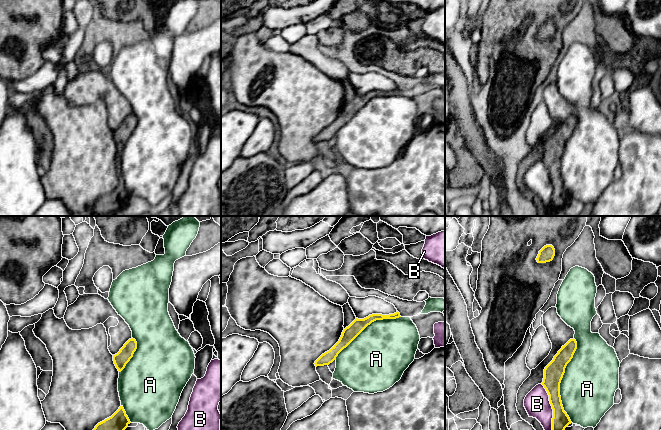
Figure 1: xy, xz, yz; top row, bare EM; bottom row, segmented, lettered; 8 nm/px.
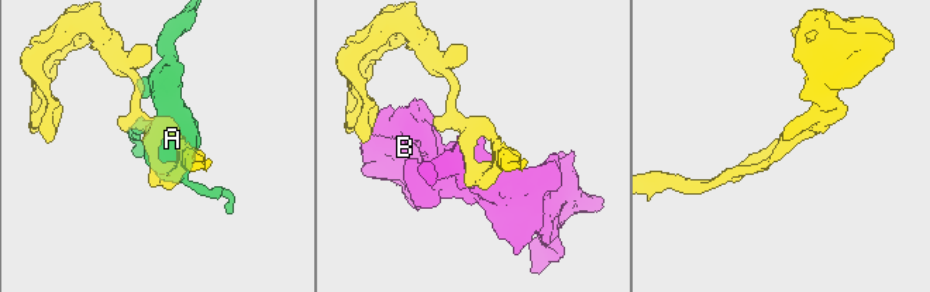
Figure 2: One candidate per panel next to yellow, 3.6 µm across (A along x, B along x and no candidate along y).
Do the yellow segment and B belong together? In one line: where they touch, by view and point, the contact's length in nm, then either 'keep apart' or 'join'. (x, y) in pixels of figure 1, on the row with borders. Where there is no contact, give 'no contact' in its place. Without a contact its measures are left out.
yz (552, 407) | 380 nm | join

